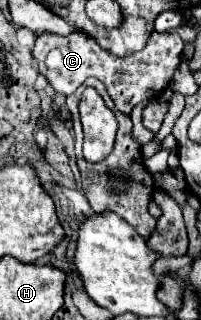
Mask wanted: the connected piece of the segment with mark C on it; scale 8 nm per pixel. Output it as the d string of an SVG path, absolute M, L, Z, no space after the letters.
M152 32L144 50L120 58L120 56L114 56L112 52L100 48L98 42L86 34L84 36L70 34L66 38L58 36L58 34L40 34L36 38L34 58L38 60L40 74L48 78L48 82L52 84L52 88L58 94L70 96L76 92L76 88L86 78L94 76L106 86L114 106L120 112L130 114L138 102L156 100L156 96L160 96L162 90L170 84L172 74L182 60L182 40L174 32L164 32L164 34Z

